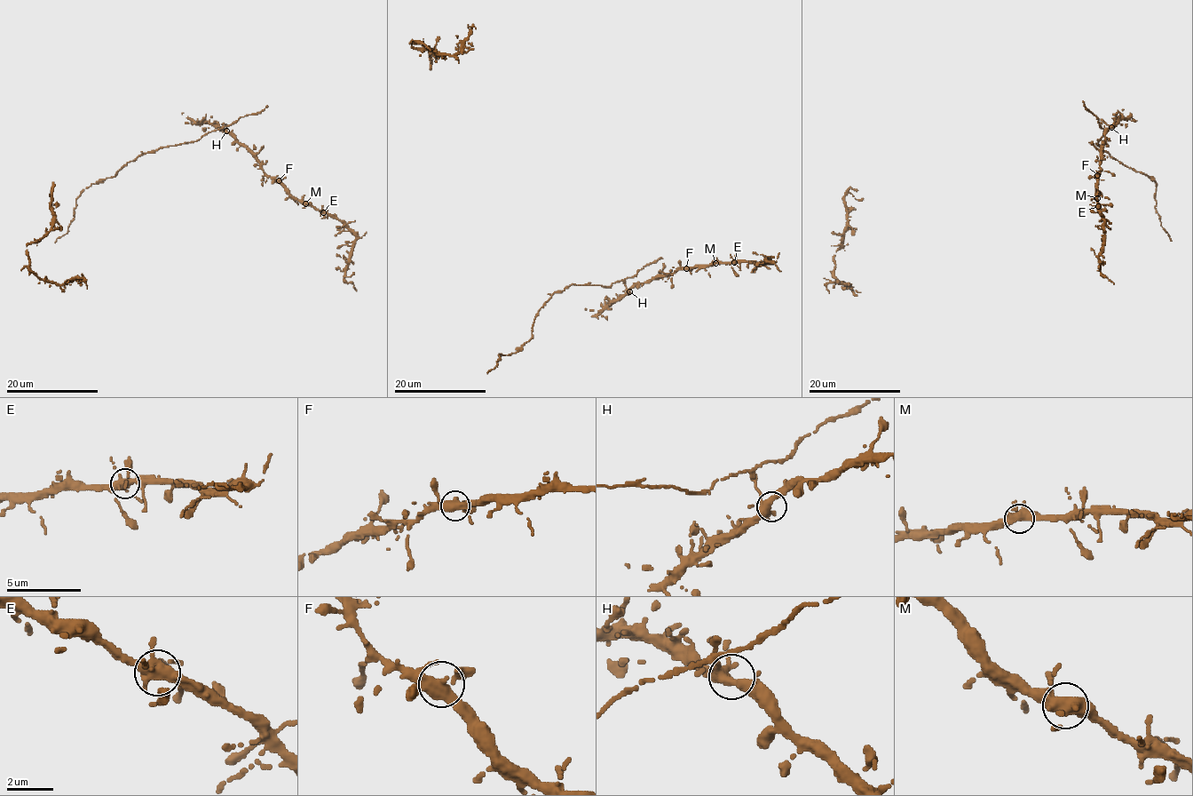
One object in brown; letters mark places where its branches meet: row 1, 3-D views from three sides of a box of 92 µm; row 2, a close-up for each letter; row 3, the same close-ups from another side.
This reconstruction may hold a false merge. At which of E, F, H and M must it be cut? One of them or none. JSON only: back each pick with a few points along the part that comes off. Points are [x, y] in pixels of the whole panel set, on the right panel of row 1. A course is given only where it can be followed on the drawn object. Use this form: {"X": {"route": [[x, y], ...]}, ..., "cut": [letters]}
{"cut": []}

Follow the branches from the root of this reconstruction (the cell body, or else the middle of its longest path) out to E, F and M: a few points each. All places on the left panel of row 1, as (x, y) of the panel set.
E: (141, 152), (154, 153), (163, 147), (193, 142), (223, 125), (266, 174), (290, 195), (323, 212)
F: (141, 152), (154, 153), (163, 147), (193, 142), (223, 125), (225, 130), (252, 155), (261, 169), (279, 180)
M: (141, 152), (154, 153), (163, 147), (193, 142), (223, 125), (266, 174), (305, 203)

